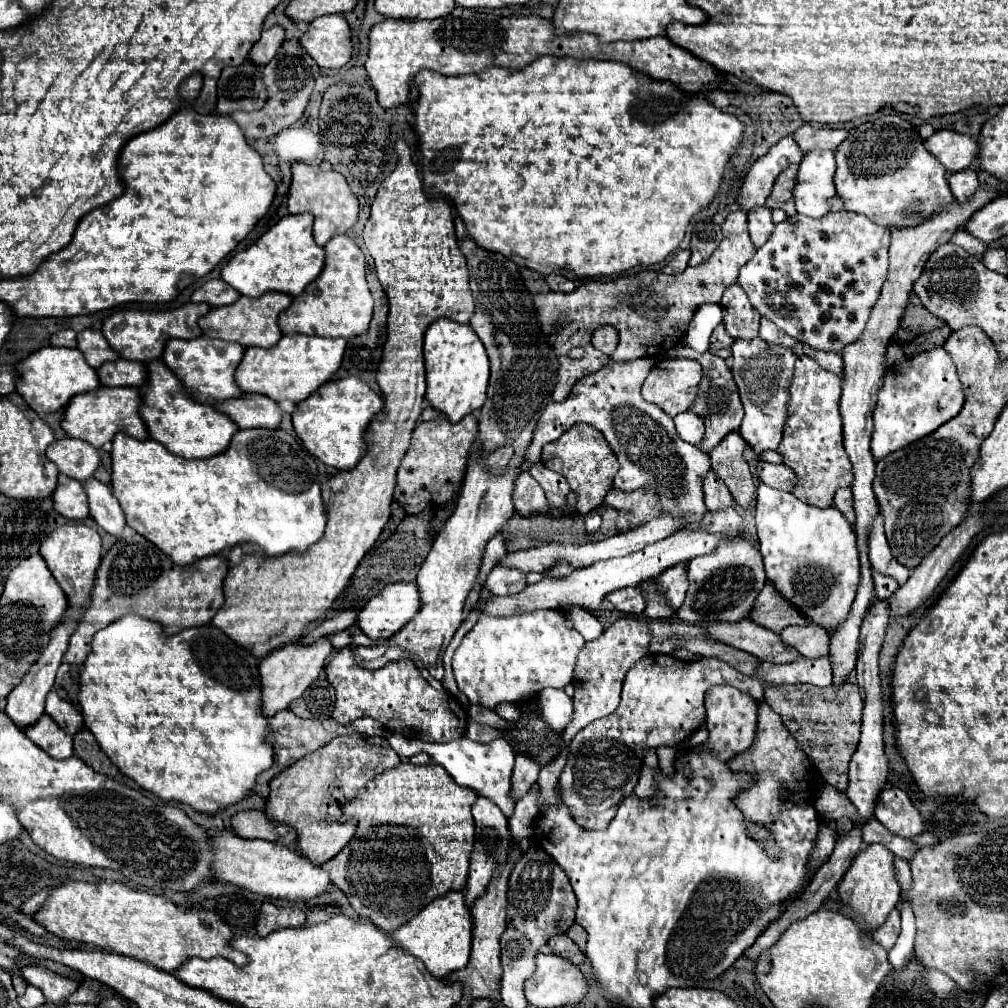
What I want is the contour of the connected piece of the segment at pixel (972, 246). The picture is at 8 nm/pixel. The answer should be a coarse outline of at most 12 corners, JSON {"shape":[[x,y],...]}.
{"shape":[[956,230],[952,242],[970,254],[982,254],[984,244],[974,236]]}

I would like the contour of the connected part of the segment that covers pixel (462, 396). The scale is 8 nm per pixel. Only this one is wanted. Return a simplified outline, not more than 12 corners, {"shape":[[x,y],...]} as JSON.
{"shape":[[468,324],[424,336],[426,400],[452,424],[484,406],[490,364]]}

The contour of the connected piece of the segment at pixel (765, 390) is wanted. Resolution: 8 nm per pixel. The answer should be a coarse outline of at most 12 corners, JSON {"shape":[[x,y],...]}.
{"shape":[[732,344],[744,404],[740,436],[776,450],[786,422],[794,350]]}

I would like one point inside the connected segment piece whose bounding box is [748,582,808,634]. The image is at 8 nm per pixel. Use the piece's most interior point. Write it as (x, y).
(770, 610)

